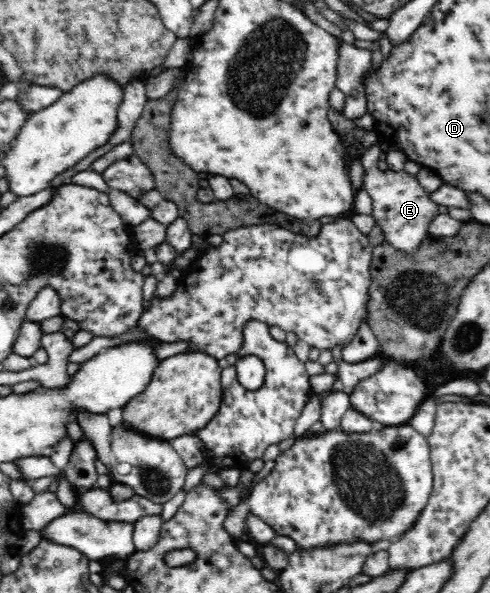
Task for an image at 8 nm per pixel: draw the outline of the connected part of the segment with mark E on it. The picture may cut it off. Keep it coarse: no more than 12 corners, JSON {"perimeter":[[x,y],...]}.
{"perimeter":[[362,153],[362,186],[383,242],[416,253],[439,204],[415,175],[377,166]]}

